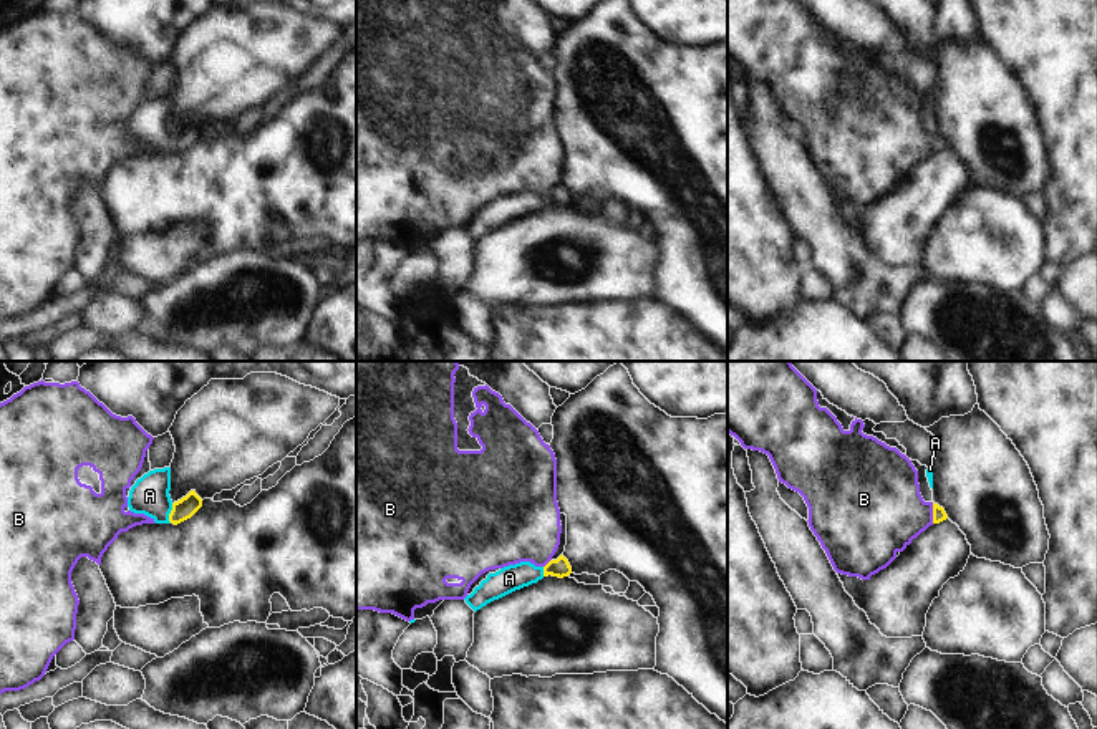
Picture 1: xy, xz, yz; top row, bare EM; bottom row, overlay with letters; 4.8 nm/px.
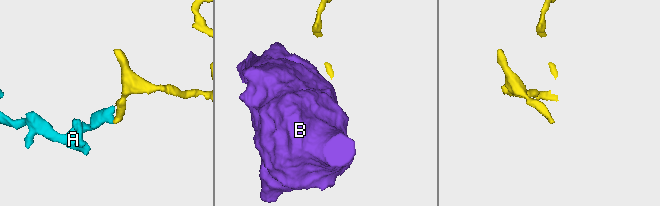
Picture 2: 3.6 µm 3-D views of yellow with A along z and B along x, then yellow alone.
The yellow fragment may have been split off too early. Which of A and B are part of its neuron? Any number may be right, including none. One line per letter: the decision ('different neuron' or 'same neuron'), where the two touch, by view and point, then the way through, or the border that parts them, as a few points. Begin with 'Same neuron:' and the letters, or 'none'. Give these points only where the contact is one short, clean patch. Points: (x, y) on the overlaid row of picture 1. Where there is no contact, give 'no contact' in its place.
Same neuron: A
A: same neuron; meets yellow in xy at (169, 514); runs through xy (186, 507), (169, 514), (149, 496)
B: different neuron; meets yellow in yz at (933, 512); border along yz (932, 502), (933, 522)

